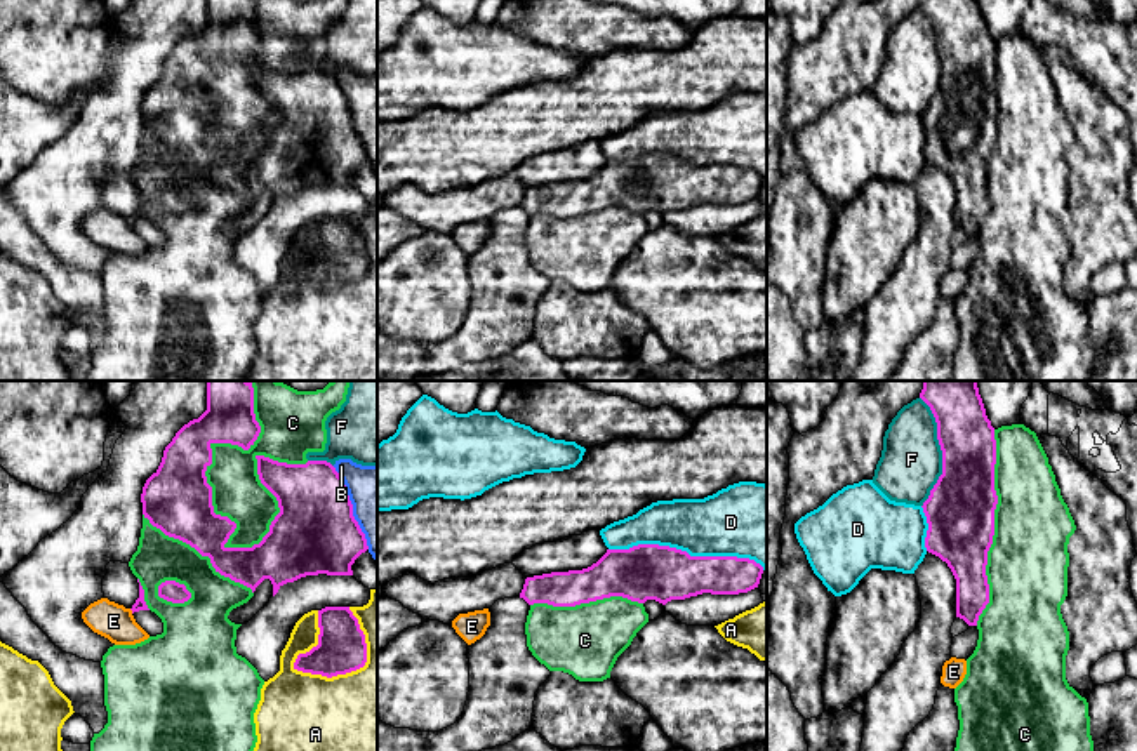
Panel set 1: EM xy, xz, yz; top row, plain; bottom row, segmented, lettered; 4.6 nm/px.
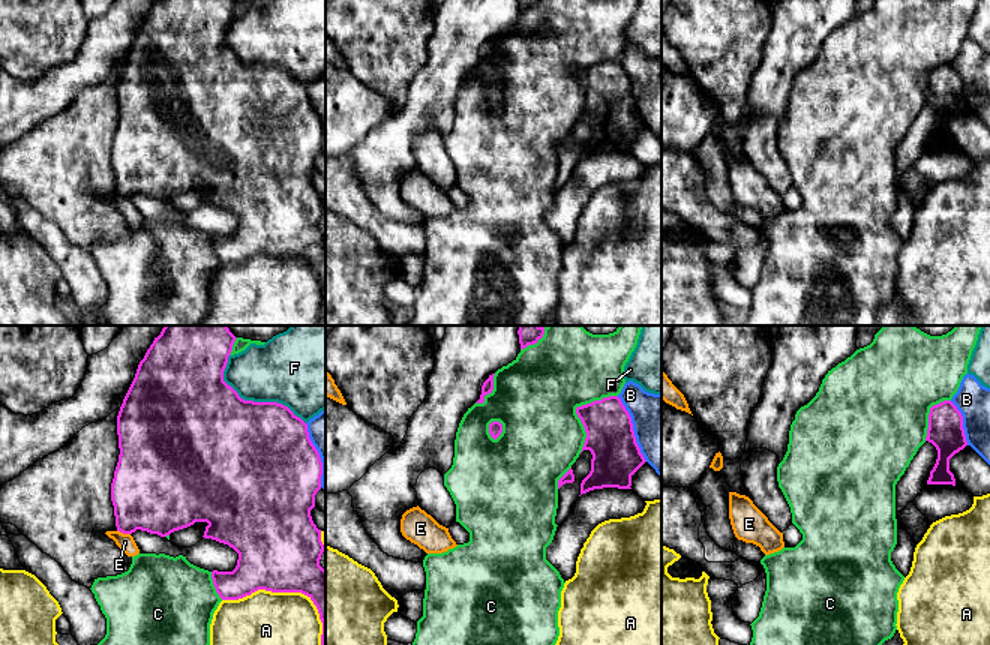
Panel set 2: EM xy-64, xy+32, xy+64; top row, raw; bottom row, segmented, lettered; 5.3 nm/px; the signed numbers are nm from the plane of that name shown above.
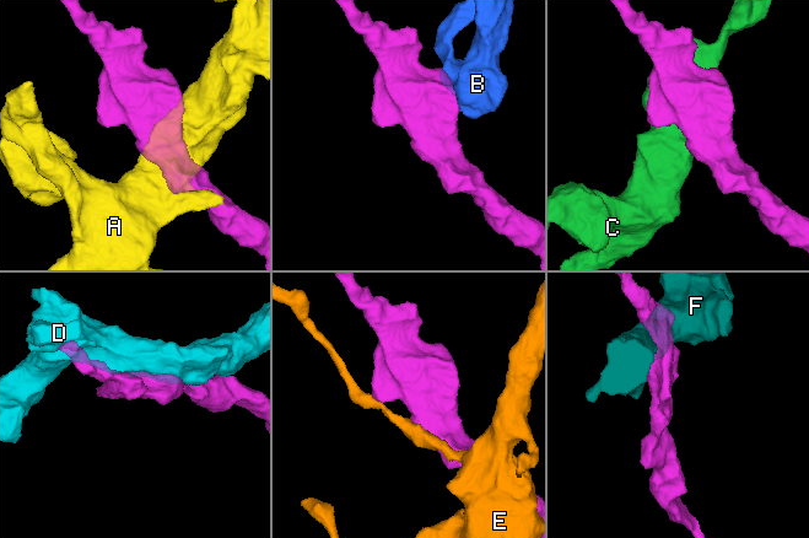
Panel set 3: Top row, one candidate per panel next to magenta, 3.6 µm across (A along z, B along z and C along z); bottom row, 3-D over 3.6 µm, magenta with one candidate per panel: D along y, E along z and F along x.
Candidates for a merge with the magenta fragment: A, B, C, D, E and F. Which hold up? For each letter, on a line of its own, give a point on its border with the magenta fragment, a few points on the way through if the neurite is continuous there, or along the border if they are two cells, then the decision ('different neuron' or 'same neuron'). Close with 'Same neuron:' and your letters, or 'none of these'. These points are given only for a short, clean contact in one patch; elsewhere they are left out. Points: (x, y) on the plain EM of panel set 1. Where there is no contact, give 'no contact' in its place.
A: xy (357, 279) | different neuron
B: xy (352, 119) | different neuron
C: xy (211, 65) | different neuron
D: xz (685, 162) | different neuron
E: xy (131, 219) | different neuron
F: yz (943, 63) | different neuron
Same neuron: none of these

